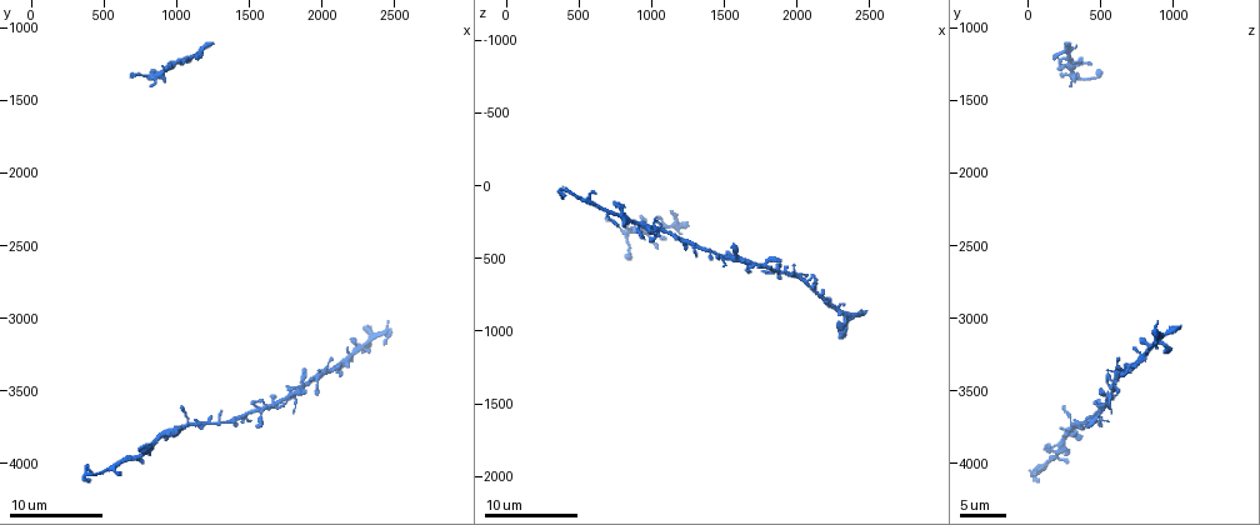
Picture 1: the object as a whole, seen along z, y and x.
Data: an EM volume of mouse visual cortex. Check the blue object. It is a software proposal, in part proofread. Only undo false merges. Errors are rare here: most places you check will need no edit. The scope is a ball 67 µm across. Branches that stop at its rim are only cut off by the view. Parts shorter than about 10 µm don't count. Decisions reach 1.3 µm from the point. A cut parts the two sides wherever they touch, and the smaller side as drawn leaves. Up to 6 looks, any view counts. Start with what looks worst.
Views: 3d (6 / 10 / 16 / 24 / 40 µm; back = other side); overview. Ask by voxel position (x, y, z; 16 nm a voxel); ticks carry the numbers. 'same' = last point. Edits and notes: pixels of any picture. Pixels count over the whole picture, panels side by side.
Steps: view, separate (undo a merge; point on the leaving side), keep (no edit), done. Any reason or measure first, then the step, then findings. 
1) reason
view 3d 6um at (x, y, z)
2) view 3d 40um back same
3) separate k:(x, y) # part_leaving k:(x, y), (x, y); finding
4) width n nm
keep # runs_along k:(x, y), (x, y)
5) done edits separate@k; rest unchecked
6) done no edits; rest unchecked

four arms meet
view 3d 16um at (1080, 3740, 320)

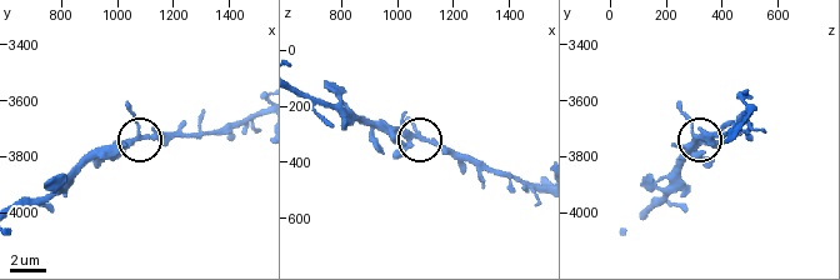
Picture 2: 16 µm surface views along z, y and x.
width 290 nm
keep # continuous, no second neuron

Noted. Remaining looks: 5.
sudden change in width
view 3d 10um at (840, 1400, 300)

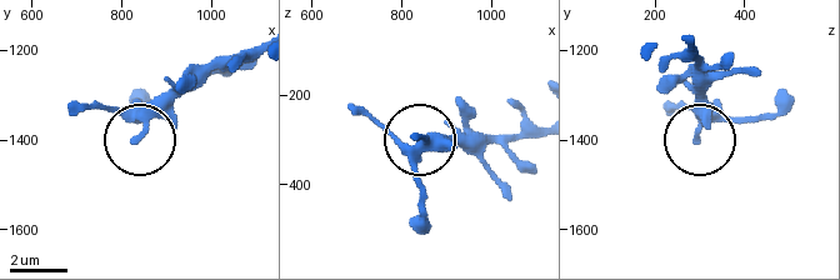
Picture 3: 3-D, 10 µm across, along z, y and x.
closer look
view 3d 6um at (840, 1395, 295)

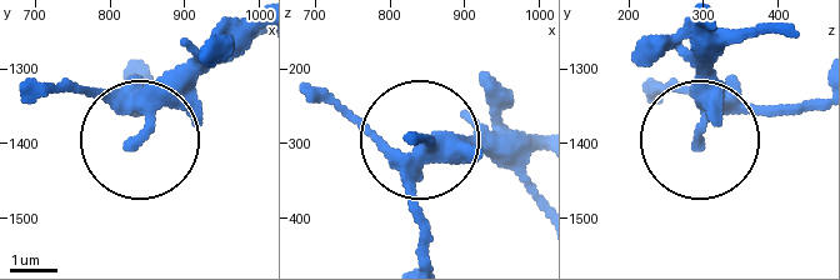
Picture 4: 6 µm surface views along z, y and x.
keep # all the same neuron

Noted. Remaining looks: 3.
three arms meet
view 3d 10um at (1900, 3440, 580)

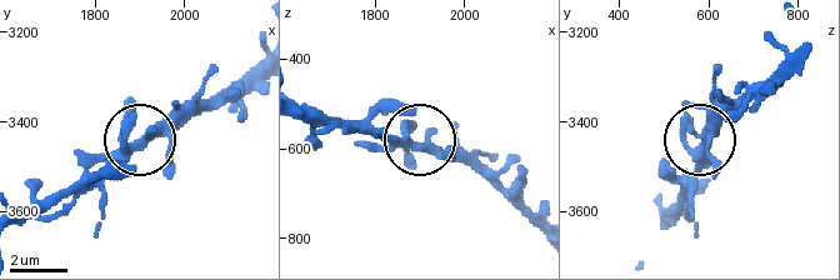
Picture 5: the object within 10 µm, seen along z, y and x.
width 270 nm
keep # runs_along 5:(25, 218), (98, 184), (195, 94); one neuron here

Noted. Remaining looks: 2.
done no edits; rest unchecked

